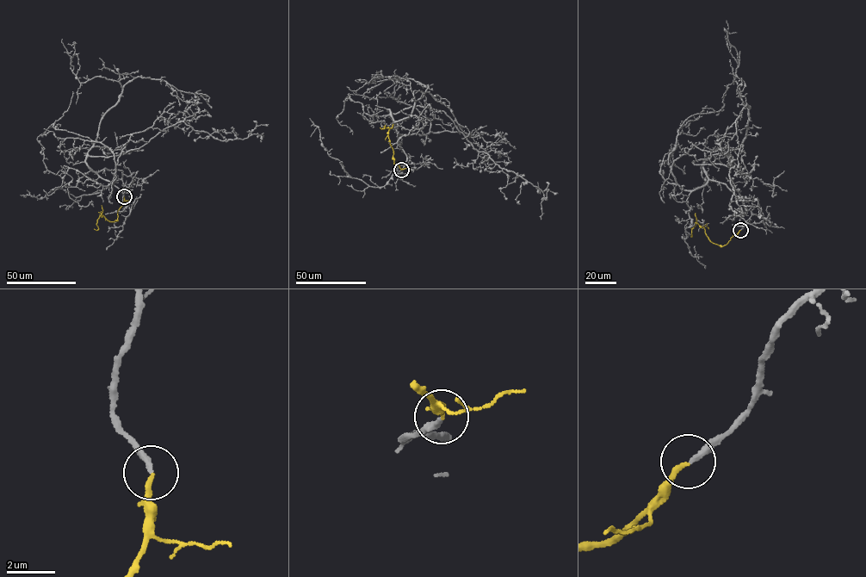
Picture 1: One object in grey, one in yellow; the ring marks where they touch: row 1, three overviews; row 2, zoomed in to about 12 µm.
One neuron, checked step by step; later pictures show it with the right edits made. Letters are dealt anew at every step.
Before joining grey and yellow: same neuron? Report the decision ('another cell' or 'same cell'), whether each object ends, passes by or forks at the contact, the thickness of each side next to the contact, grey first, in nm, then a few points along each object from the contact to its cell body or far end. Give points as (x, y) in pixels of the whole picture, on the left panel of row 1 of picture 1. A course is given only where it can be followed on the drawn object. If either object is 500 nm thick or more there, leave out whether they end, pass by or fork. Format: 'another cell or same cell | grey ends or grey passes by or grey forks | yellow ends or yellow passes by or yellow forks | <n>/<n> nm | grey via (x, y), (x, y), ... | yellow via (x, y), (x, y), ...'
same cell | grey ends | yellow ends | 240/200 nm | grey via (124, 196), (121, 170), (97, 173), (88, 166), (89, 156), (123, 154), (181, 121), (222, 140), (263, 137) | yellow via (124, 196), (116, 220), (111, 222), (101, 214), (96, 224), (98, 229), (94, 229)

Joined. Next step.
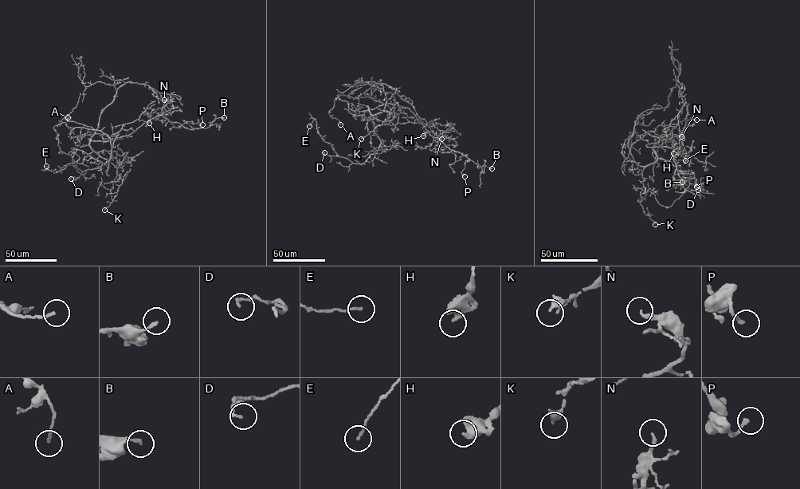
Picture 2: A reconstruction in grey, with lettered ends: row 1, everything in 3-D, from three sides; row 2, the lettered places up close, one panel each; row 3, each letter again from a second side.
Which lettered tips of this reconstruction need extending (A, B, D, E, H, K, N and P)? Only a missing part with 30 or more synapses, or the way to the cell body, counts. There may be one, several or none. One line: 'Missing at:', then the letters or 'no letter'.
Missing at: no letter

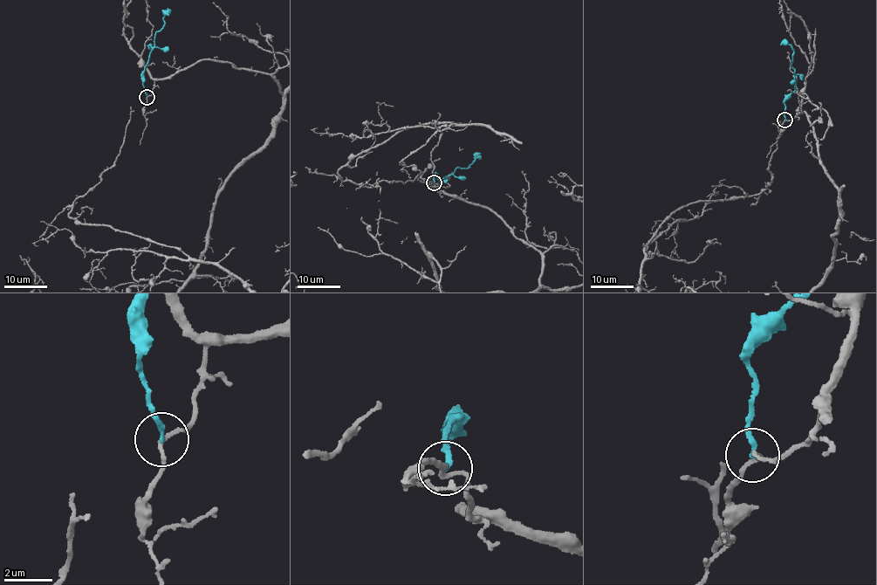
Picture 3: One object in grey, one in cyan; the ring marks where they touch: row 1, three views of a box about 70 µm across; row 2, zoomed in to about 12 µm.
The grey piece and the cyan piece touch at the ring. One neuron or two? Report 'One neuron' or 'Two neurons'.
Two neurons

